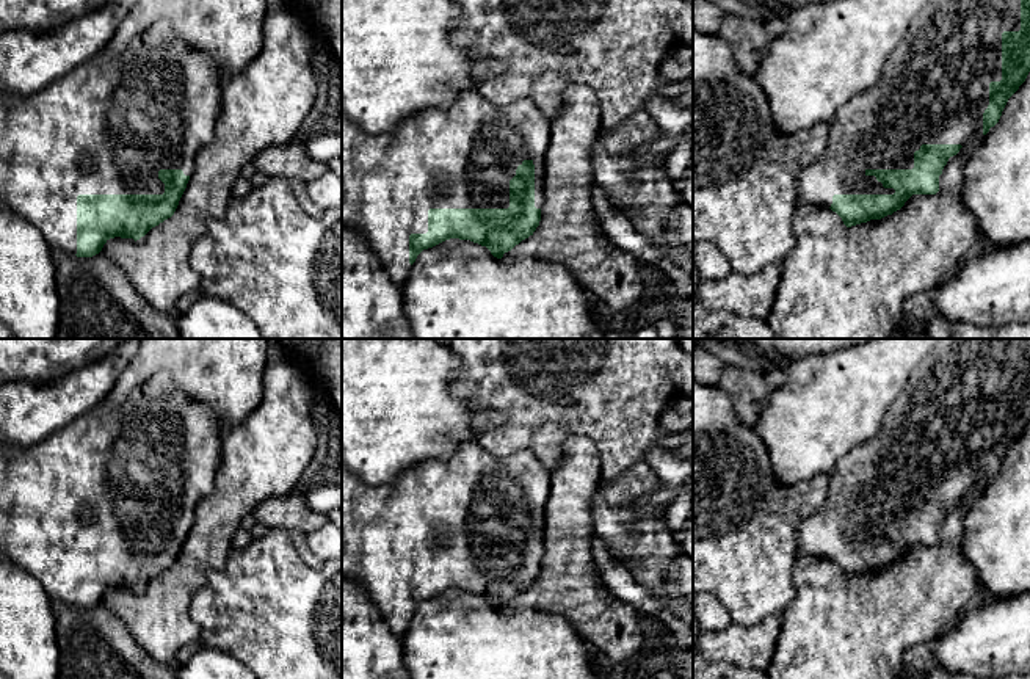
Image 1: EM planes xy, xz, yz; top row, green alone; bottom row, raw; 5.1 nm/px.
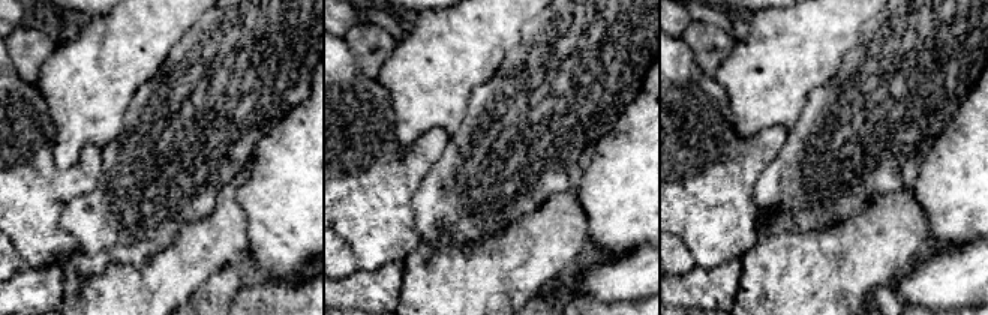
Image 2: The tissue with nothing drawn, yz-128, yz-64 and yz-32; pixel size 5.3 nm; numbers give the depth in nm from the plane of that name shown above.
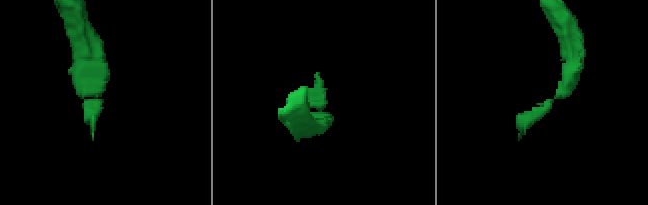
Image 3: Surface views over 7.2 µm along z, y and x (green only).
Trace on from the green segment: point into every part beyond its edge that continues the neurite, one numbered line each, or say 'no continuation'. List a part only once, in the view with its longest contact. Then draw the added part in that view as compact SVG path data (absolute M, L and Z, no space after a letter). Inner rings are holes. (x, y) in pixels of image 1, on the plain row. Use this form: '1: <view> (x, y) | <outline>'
1: xz (464, 507) | M478 442L462 444L447 459L425 459L411 466L394 485L368 485L342 469L342 579L368 593L386 626L401 640L412 619L409 586L428 583L430 560L508 560L510 532L524 511L535 516L535 558L541 560L549 492L550 472L531 450L497 456Z

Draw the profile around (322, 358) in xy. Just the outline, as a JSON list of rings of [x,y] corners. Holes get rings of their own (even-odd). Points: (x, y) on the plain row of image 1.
[[[279,339],[279,343],[312,373],[342,425],[342,339]]]

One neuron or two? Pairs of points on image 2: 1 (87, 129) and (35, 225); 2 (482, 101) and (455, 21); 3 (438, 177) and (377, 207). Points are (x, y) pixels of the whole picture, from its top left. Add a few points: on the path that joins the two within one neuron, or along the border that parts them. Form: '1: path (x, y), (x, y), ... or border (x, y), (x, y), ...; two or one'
1: border (92, 144), (68, 167), (53, 161); two
2: border (502, 62), (499, 69), (471, 93), (464, 119); two
3: border (440, 156), (414, 195), (414, 212); two

